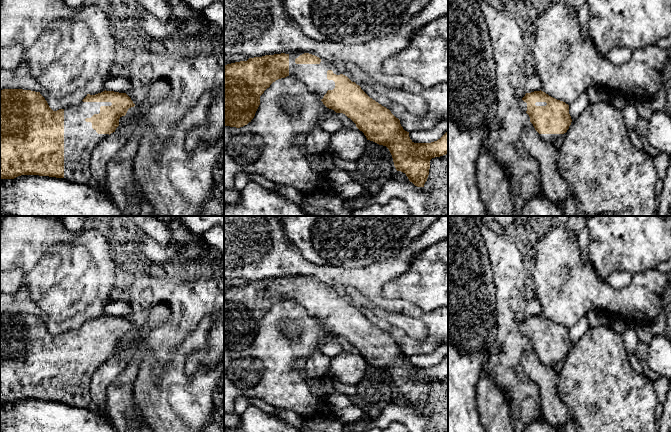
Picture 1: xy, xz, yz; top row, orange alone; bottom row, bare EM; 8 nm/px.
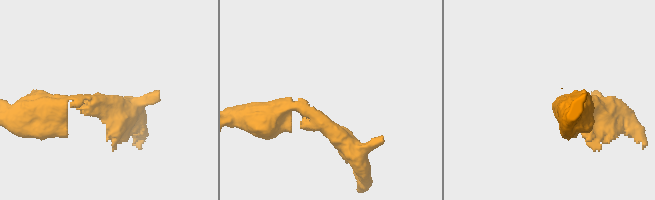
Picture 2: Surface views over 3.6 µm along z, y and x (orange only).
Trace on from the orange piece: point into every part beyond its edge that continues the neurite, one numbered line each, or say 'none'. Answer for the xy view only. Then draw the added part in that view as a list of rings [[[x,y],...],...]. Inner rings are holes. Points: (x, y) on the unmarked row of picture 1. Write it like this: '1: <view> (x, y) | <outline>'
1: xy (80, 363) | [[[80,326],[77,329],[64,332],[64,402],[78,408],[92,407],[90,381],[97,368],[109,358],[98,358],[92,352],[91,342],[100,337],[101,330],[111,330],[111,326]]]

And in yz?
1: yz (549, 362) | [[[566,357],[564,358],[539,358],[540,362],[544,366],[547,366],[547,367],[553,367],[555,364],[565,359]]]

